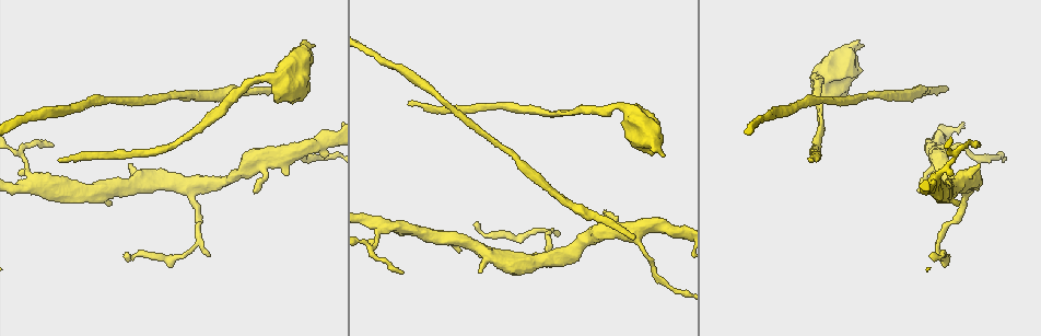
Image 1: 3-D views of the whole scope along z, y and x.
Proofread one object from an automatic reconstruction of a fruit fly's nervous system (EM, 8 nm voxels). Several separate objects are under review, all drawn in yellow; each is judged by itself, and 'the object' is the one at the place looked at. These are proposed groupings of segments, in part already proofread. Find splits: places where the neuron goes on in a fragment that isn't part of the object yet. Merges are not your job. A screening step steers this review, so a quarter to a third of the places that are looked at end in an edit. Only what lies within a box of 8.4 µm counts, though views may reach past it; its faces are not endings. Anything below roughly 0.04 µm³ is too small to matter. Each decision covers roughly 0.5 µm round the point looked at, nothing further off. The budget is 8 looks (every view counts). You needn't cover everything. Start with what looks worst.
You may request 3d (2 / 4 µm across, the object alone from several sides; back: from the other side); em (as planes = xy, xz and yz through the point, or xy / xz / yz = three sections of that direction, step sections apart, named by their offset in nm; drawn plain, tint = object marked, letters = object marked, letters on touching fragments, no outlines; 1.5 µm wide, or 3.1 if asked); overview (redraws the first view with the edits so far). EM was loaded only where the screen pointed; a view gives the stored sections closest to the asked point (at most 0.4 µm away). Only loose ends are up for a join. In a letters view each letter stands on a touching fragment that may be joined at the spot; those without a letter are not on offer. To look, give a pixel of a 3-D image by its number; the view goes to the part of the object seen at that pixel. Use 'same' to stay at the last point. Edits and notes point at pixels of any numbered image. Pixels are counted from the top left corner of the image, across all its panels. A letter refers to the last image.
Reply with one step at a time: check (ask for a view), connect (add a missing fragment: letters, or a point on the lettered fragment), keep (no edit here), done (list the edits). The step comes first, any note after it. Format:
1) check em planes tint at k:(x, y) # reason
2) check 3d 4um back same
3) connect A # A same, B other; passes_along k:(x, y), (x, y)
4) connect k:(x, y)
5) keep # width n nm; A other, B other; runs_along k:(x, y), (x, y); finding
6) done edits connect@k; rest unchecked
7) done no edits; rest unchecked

check em planes tint at 1:(948, 88) # tapers out

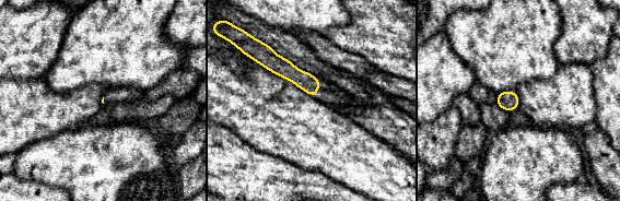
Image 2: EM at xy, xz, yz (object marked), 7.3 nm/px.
check em planes letters same # what lies round it

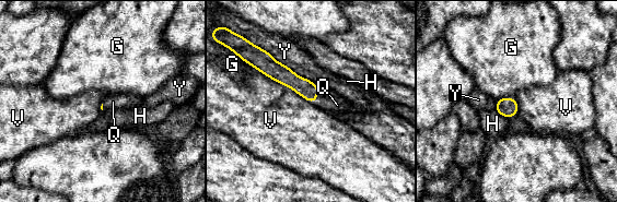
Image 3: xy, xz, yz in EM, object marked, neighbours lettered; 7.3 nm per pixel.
connect Q # G other, H other, Q same, V other, Y other; passes_along 3:(304, 87), (316, 98), (337, 105); it goes on there

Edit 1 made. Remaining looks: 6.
check overview # see it whole again

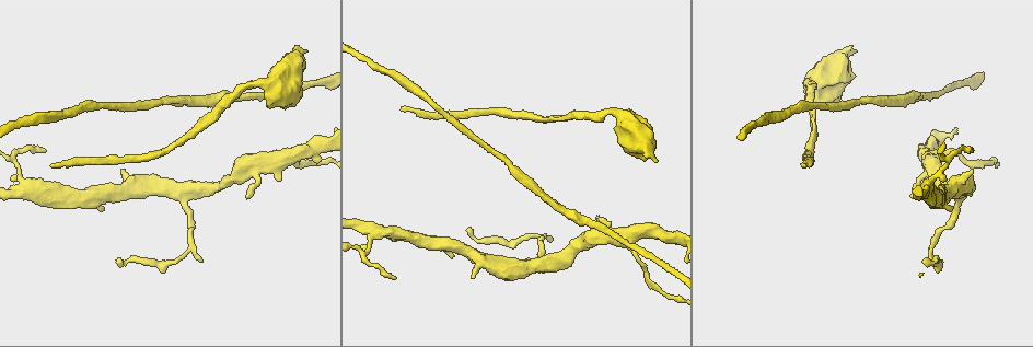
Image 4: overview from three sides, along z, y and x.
check 3d 4um at 4:(838, 100) # branch stops here

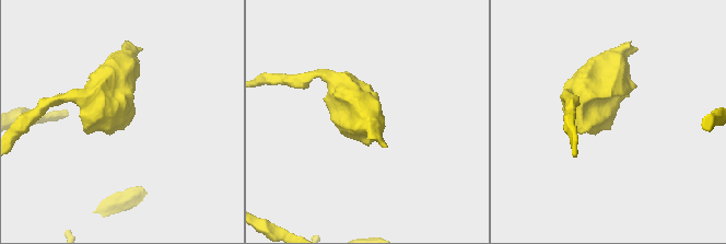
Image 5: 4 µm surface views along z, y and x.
check em planes tint at 5:(607, 124) # now the EM

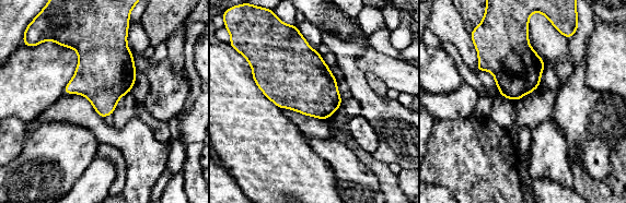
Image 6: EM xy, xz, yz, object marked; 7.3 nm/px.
check em planes letters same # see the neighbours

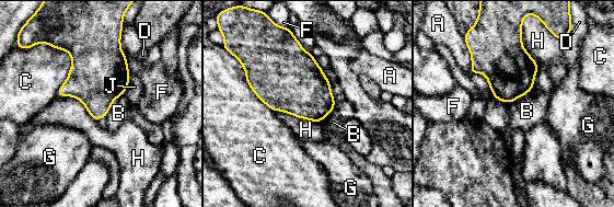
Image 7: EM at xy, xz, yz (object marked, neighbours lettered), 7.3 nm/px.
keep # A other, B other, C other, D other, F other, G other, H other, J other; border 7:(274, 110), (280, 110), (320, 123); none of them fits

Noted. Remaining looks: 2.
check 3d 4um at 4:(596, 219)

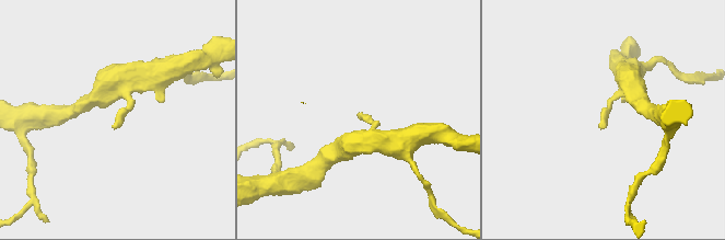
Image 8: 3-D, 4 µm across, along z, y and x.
check em planes letters at 8:(116, 126)

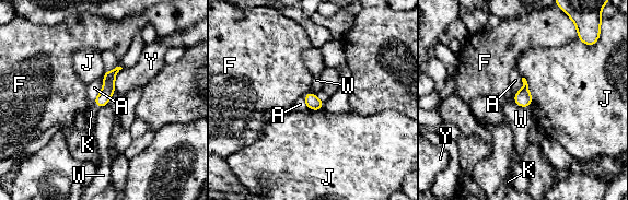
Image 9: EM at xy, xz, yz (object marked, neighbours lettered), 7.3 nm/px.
connect K # A other, F other, J other, K same, W other, Y other; it goes on there

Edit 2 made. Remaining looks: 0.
done edits connect@3, connect@9; rest unchecked

